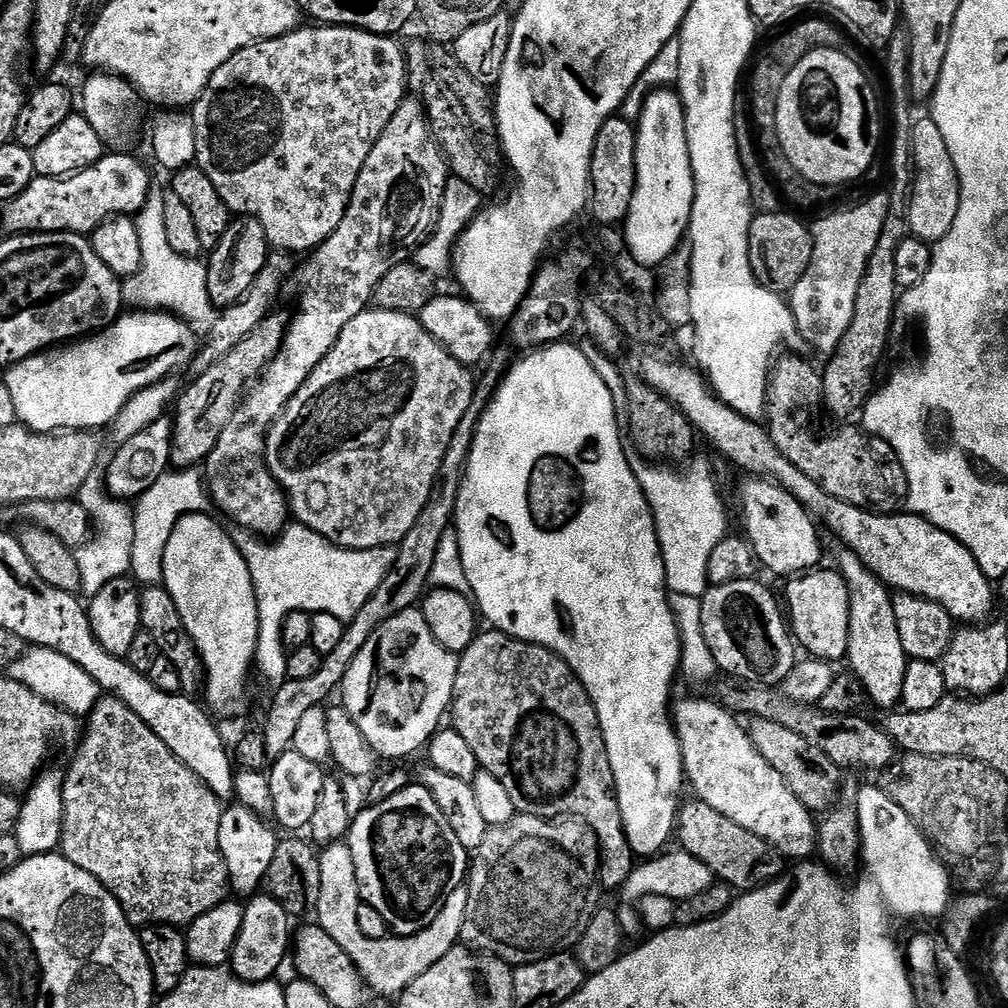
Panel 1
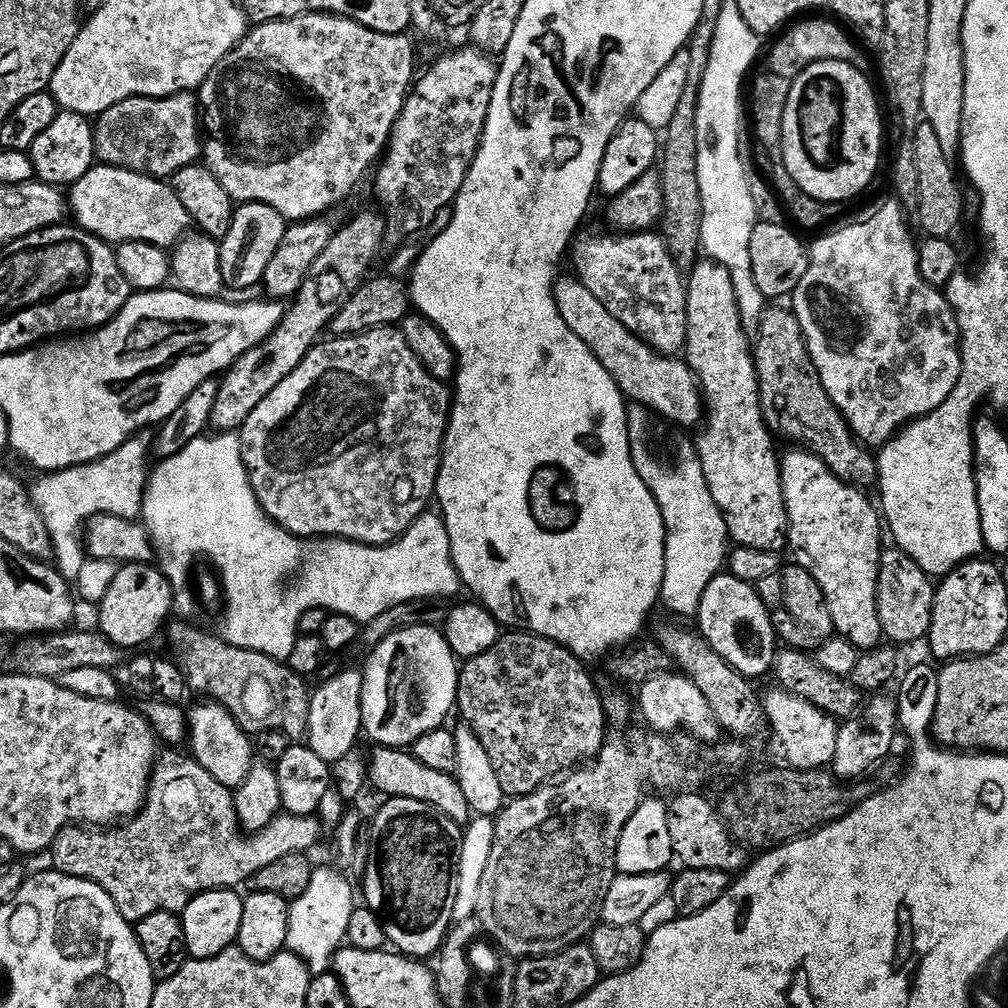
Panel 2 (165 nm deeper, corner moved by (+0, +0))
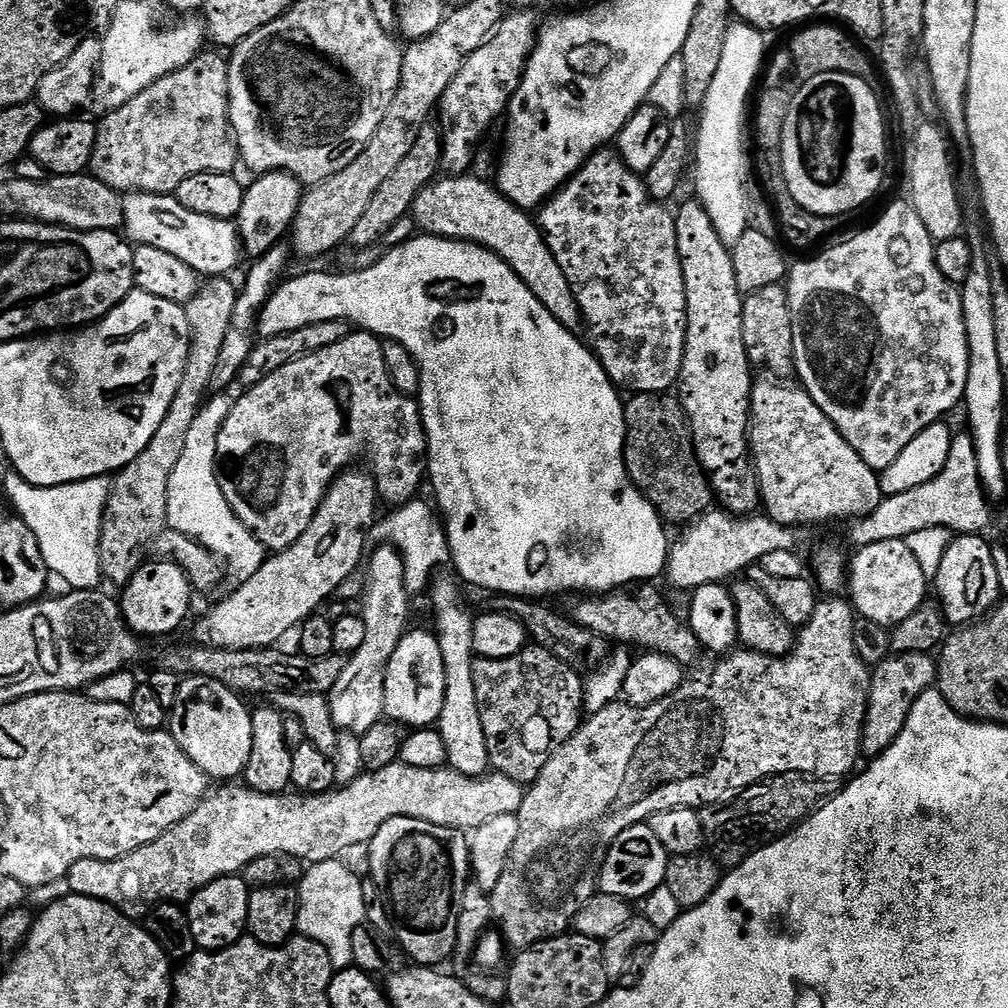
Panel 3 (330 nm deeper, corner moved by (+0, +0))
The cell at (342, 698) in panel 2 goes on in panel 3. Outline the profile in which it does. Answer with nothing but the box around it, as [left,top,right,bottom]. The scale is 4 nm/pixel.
[328,546,410,738]

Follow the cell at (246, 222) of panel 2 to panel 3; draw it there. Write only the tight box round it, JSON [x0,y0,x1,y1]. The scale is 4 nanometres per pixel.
[234,172,302,258]

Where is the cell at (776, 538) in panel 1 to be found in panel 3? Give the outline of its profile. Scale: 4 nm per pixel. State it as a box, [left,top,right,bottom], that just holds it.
[674,199,762,516]

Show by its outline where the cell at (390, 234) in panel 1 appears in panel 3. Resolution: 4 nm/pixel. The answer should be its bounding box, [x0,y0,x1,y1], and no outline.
[438,10,538,176]

